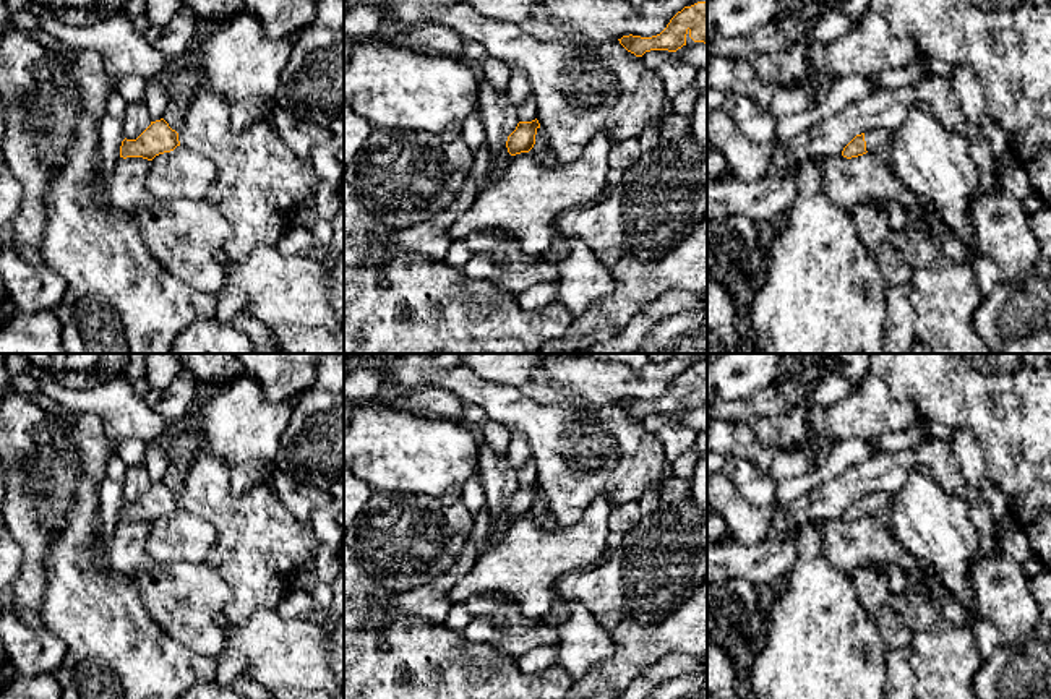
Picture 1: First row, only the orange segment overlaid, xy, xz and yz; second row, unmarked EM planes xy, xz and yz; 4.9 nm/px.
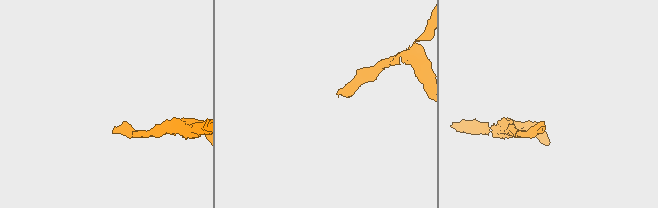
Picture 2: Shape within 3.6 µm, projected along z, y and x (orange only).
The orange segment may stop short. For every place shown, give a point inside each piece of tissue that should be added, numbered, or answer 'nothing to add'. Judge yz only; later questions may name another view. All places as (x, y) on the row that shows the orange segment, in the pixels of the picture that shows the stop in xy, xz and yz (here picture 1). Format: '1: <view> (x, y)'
1: yz (878, 141)

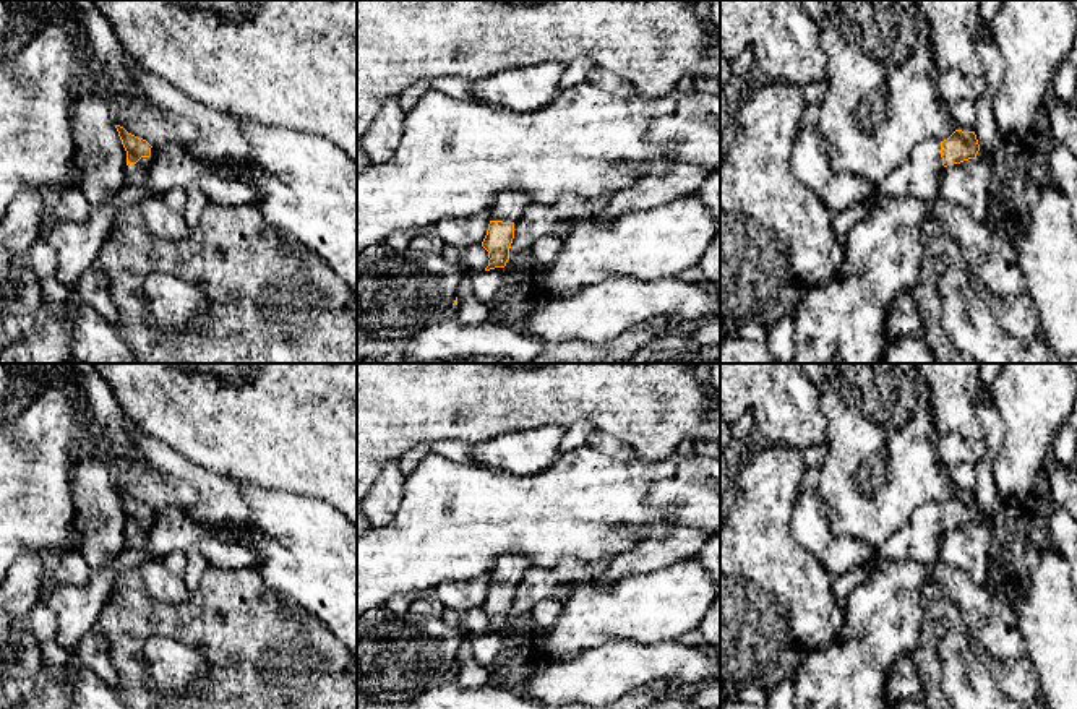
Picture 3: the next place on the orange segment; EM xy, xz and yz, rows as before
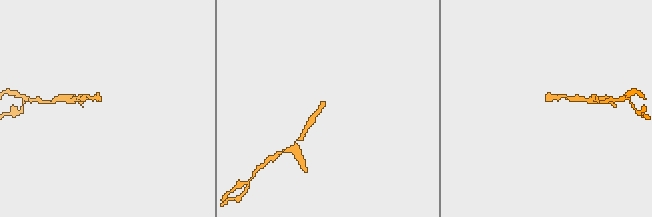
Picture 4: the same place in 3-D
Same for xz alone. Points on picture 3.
1: xz (508, 206)

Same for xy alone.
1: xy (137, 172)

